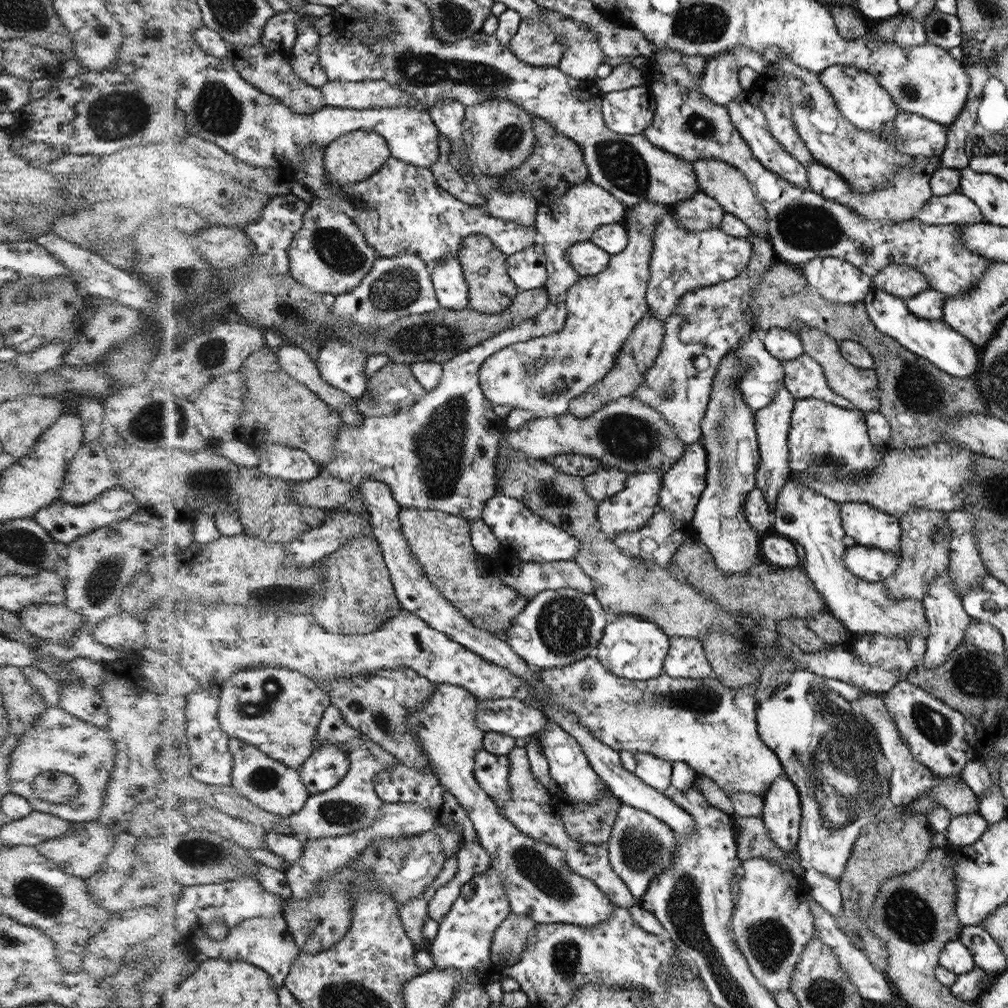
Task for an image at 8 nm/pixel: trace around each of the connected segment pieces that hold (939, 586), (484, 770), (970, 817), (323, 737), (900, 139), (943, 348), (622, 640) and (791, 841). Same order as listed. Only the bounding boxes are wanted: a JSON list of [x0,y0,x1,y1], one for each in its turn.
[[922,569,972,669],[474,748,511,802],[945,813,987,846],[286,705,399,839],[884,111,947,156],[863,287,978,378],[594,614,671,681],[761,775,802,854]]

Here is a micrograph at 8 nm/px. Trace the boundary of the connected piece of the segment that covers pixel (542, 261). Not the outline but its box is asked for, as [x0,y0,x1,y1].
[507,239,548,290]

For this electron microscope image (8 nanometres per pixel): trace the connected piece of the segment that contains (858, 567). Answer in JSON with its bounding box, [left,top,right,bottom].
[844,545,901,582]

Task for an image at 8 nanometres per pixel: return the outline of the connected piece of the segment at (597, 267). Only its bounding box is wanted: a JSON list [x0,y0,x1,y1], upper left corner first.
[569,240,611,276]

